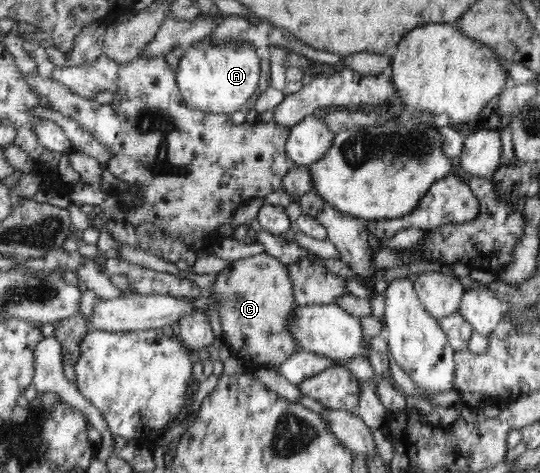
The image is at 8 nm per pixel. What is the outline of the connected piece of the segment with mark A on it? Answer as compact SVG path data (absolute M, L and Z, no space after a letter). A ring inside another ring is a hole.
M196 42L182 51L176 68L176 84L190 108L205 113L231 115L234 111L244 109L246 101L257 89L261 73L259 61L256 47L247 42Z

